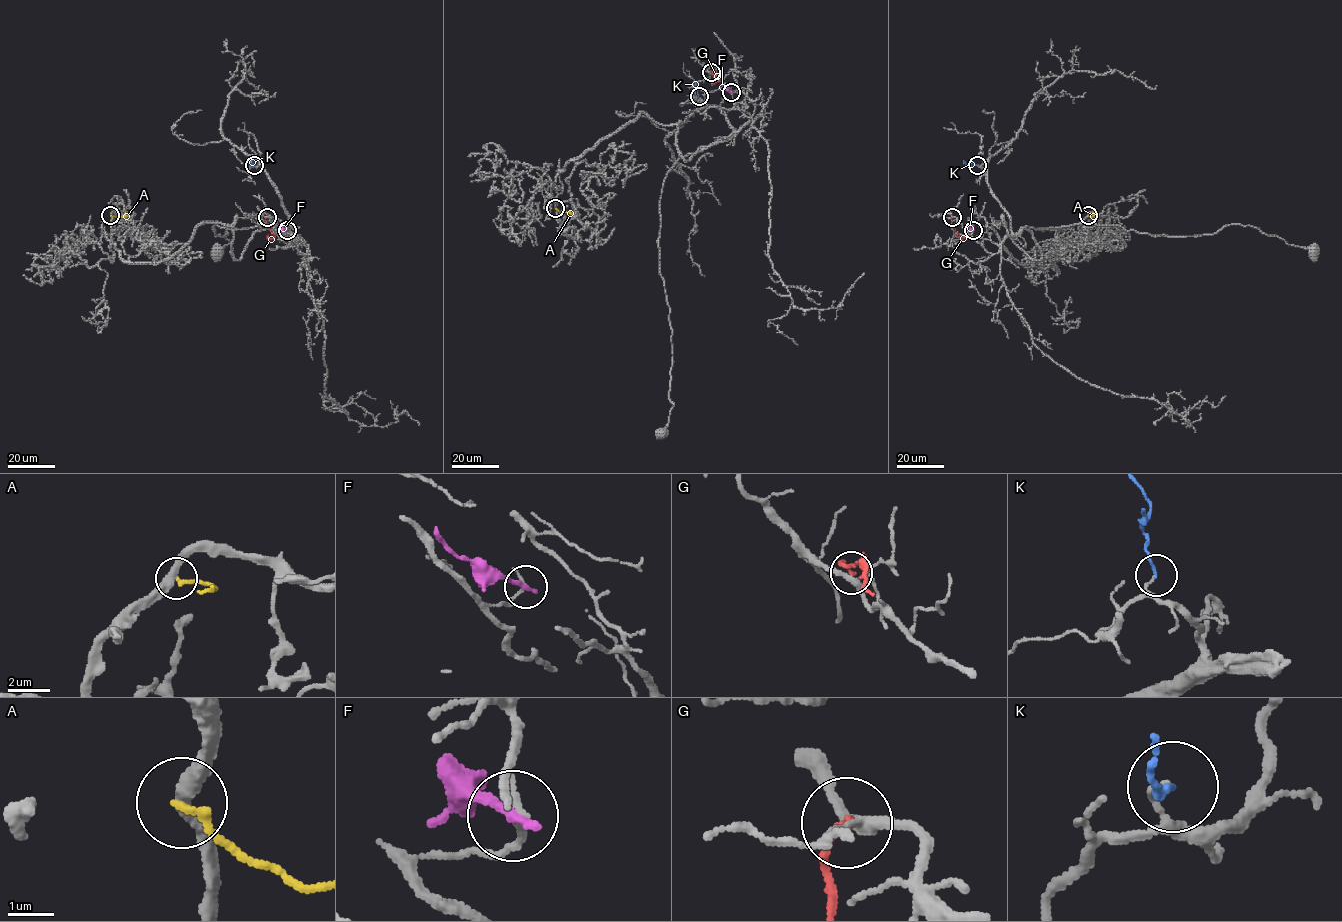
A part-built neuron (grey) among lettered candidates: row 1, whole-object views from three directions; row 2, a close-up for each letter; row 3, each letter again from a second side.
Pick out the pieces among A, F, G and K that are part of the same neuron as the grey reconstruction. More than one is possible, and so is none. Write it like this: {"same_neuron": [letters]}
{"same_neuron": ["K"]}

